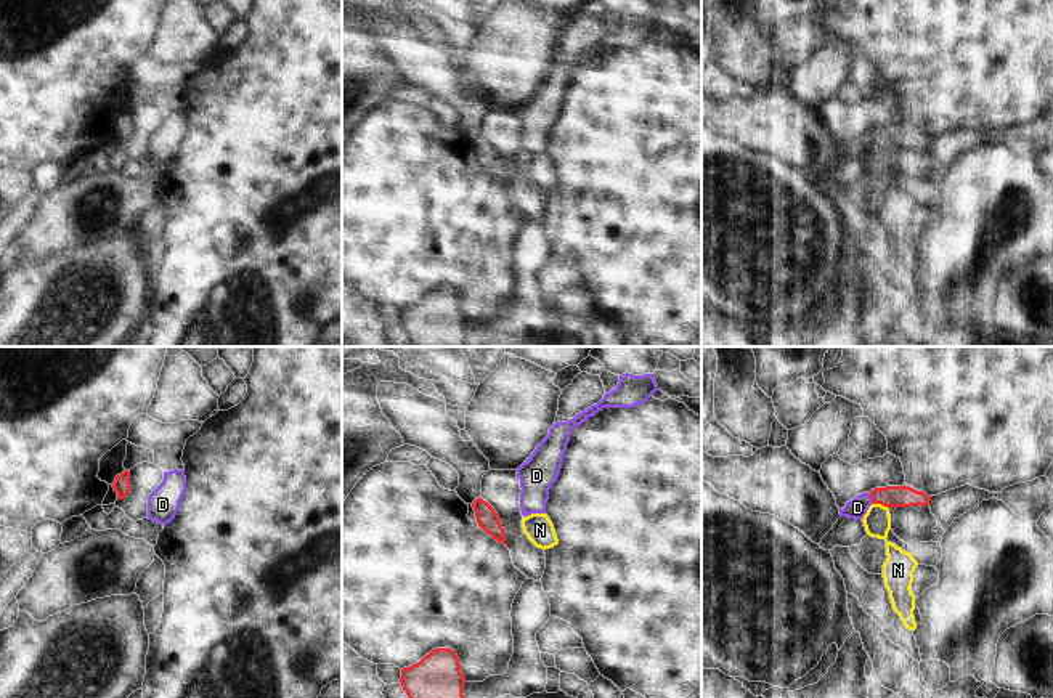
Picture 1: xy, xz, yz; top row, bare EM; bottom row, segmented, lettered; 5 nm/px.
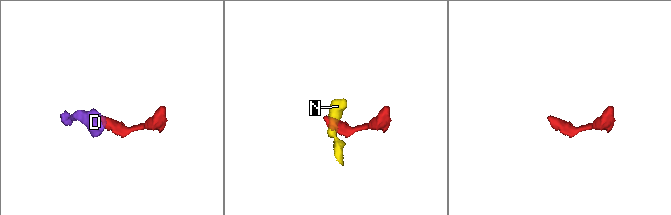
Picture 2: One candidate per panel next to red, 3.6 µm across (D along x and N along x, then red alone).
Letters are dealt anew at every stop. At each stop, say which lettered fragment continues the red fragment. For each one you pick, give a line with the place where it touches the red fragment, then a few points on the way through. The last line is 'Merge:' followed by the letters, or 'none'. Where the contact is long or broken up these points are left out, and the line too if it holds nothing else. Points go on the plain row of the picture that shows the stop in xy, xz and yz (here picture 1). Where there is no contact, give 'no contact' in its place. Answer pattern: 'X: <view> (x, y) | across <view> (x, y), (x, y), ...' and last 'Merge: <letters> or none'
D: yz (872, 138) | across yz (891, 137), (872, 138), (857, 148)
Merge: D

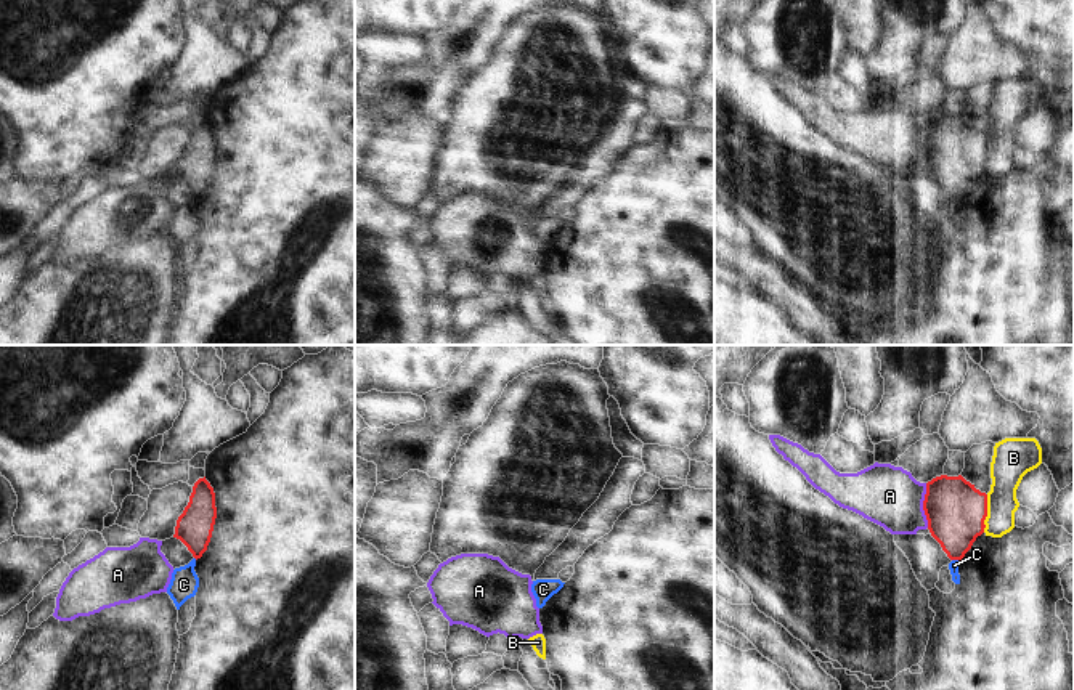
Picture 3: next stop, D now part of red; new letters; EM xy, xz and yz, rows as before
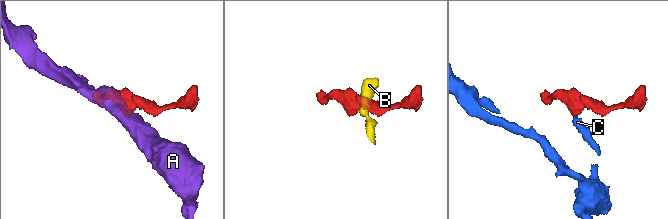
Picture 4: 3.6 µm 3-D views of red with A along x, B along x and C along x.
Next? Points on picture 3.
Merge: none

